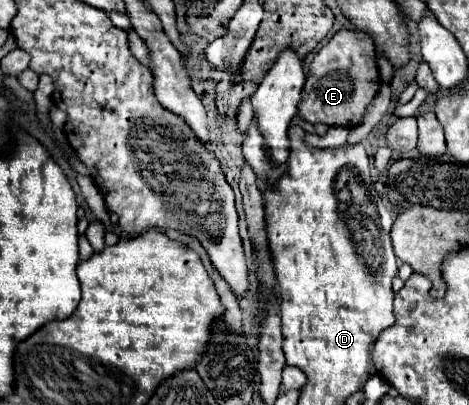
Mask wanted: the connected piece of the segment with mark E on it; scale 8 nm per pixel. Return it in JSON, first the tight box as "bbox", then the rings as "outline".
{"bbox":[298,31,380,127],"outline":[[[338,31],[312,59],[298,111],[310,123],[356,127],[380,89],[380,73],[372,39],[358,31]]]}

